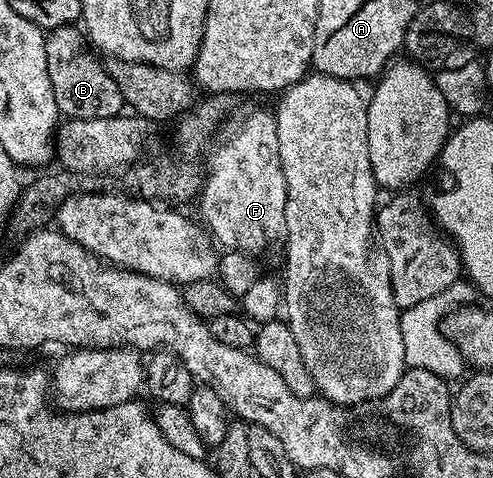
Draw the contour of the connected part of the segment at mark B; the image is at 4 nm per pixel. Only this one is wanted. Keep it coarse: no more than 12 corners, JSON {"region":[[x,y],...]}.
{"region":[[78,25],[46,35],[64,119],[124,113],[121,88]]}

